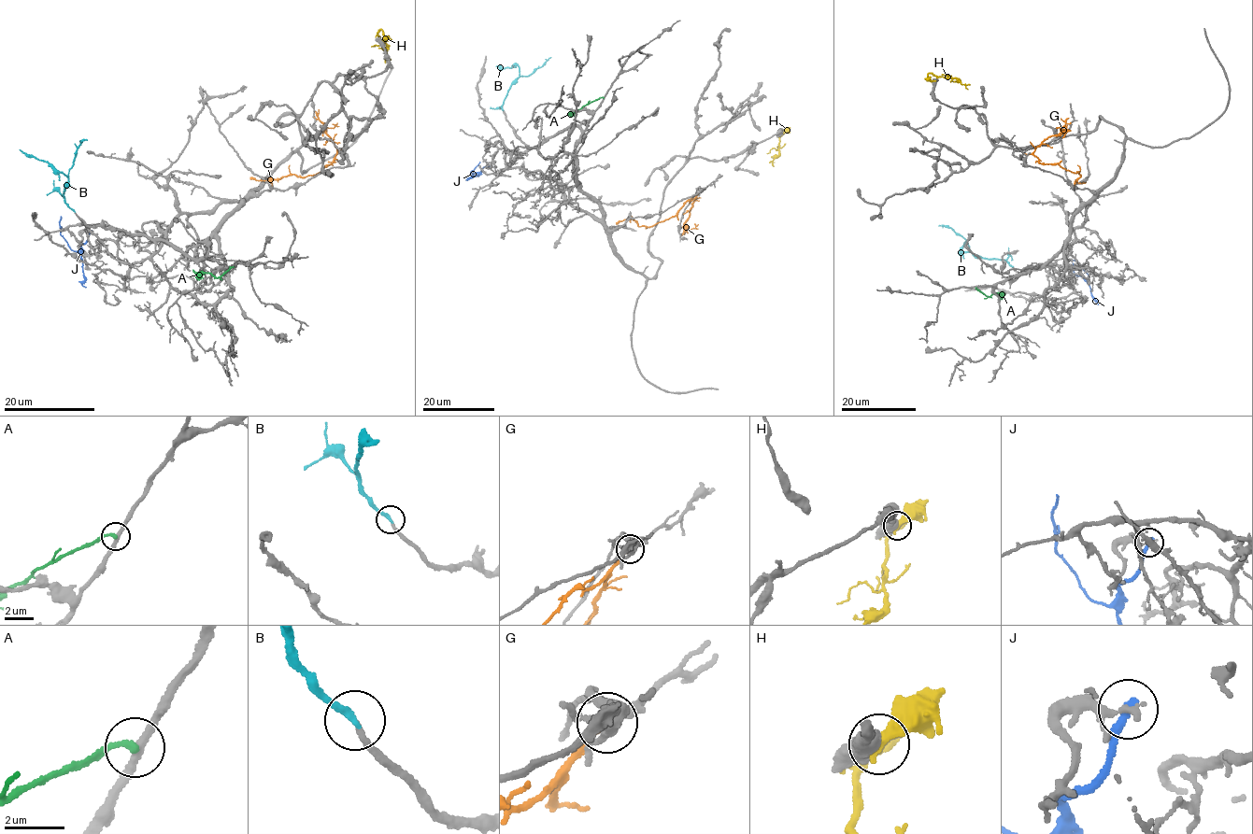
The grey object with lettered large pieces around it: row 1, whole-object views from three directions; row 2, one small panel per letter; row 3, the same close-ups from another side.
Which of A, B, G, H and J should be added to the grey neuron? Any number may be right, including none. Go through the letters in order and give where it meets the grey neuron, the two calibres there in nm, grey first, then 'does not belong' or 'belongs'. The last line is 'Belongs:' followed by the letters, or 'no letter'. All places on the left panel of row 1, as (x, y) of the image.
A: contact (234, 266); calibres 280 and 220 nm; does not belong
B: contact (74, 211); calibres 200 and 260 nm; belongs
G: contact (342, 148); calibres 180 and 240 nm; does not belong
H: contact (382, 40); calibres 600 and 320 nm; does not belong
J: contact (91, 232); calibres 190 and 280 nm; does not belong
Belongs: B

